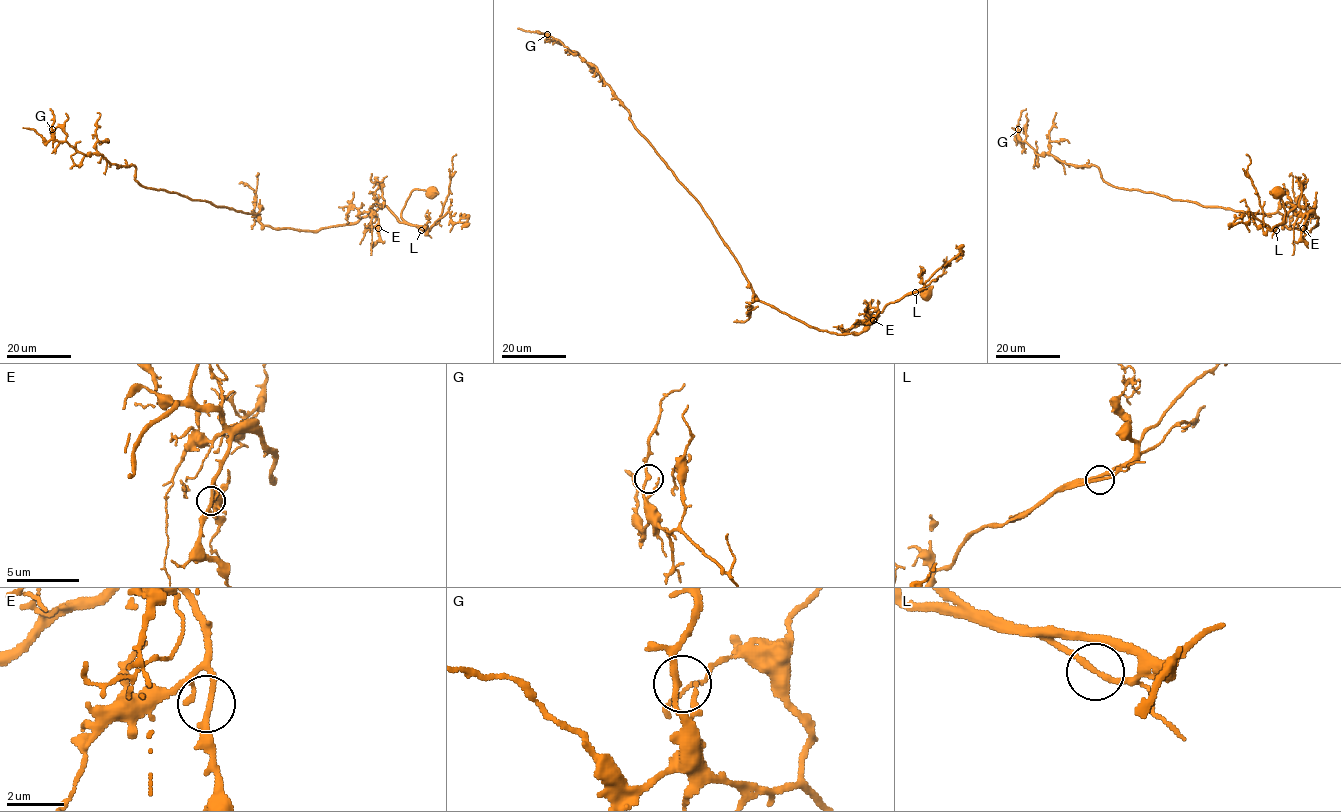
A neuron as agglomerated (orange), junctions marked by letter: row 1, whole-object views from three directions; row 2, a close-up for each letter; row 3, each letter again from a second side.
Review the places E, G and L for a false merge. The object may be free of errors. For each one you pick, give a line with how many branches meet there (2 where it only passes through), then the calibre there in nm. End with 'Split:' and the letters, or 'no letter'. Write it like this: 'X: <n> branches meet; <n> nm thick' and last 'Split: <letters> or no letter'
Split: no letter

